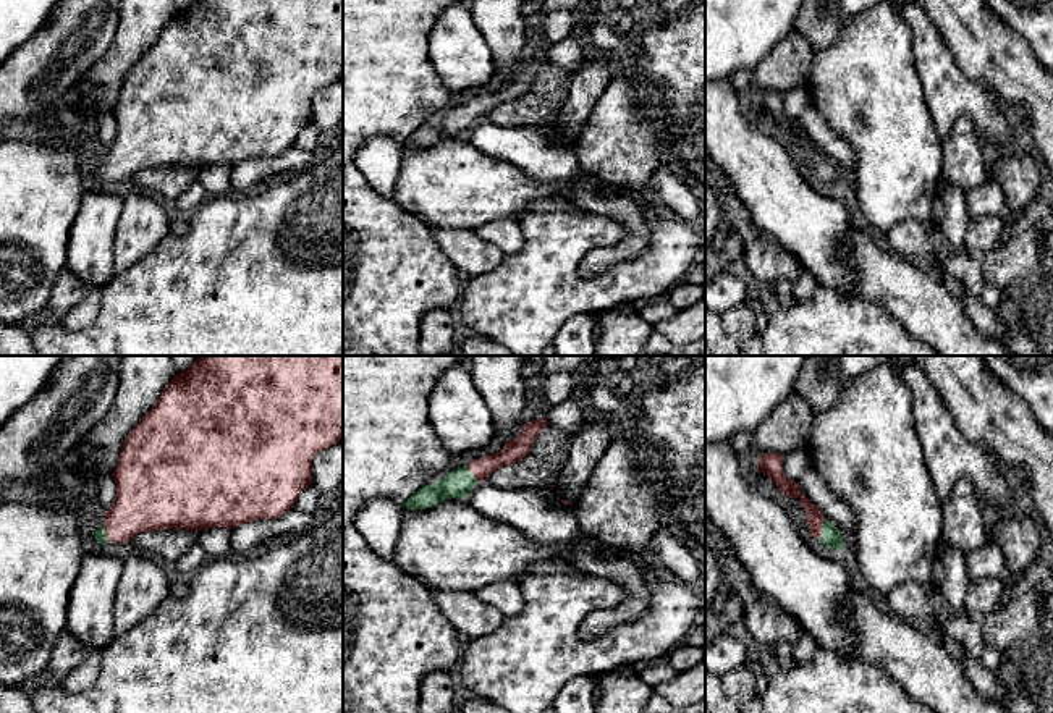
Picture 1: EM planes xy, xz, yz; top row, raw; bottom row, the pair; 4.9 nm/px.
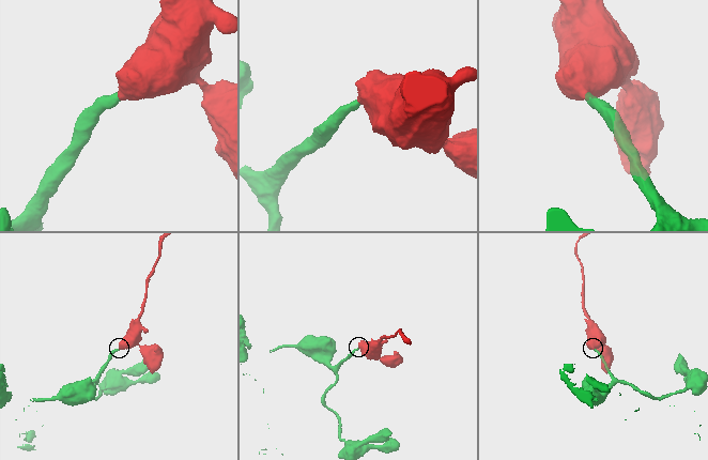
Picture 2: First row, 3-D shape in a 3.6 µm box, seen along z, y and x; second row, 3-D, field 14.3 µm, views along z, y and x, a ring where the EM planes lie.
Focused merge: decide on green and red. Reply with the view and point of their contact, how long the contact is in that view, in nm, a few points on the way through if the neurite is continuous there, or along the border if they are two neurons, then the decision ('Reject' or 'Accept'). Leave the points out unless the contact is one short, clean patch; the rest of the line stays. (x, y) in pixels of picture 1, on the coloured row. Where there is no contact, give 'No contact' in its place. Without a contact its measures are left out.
Touches green at yz (822, 531). Shared border 120 nm. Path across: yz (830, 535), (822, 531), (816, 518). Accept

